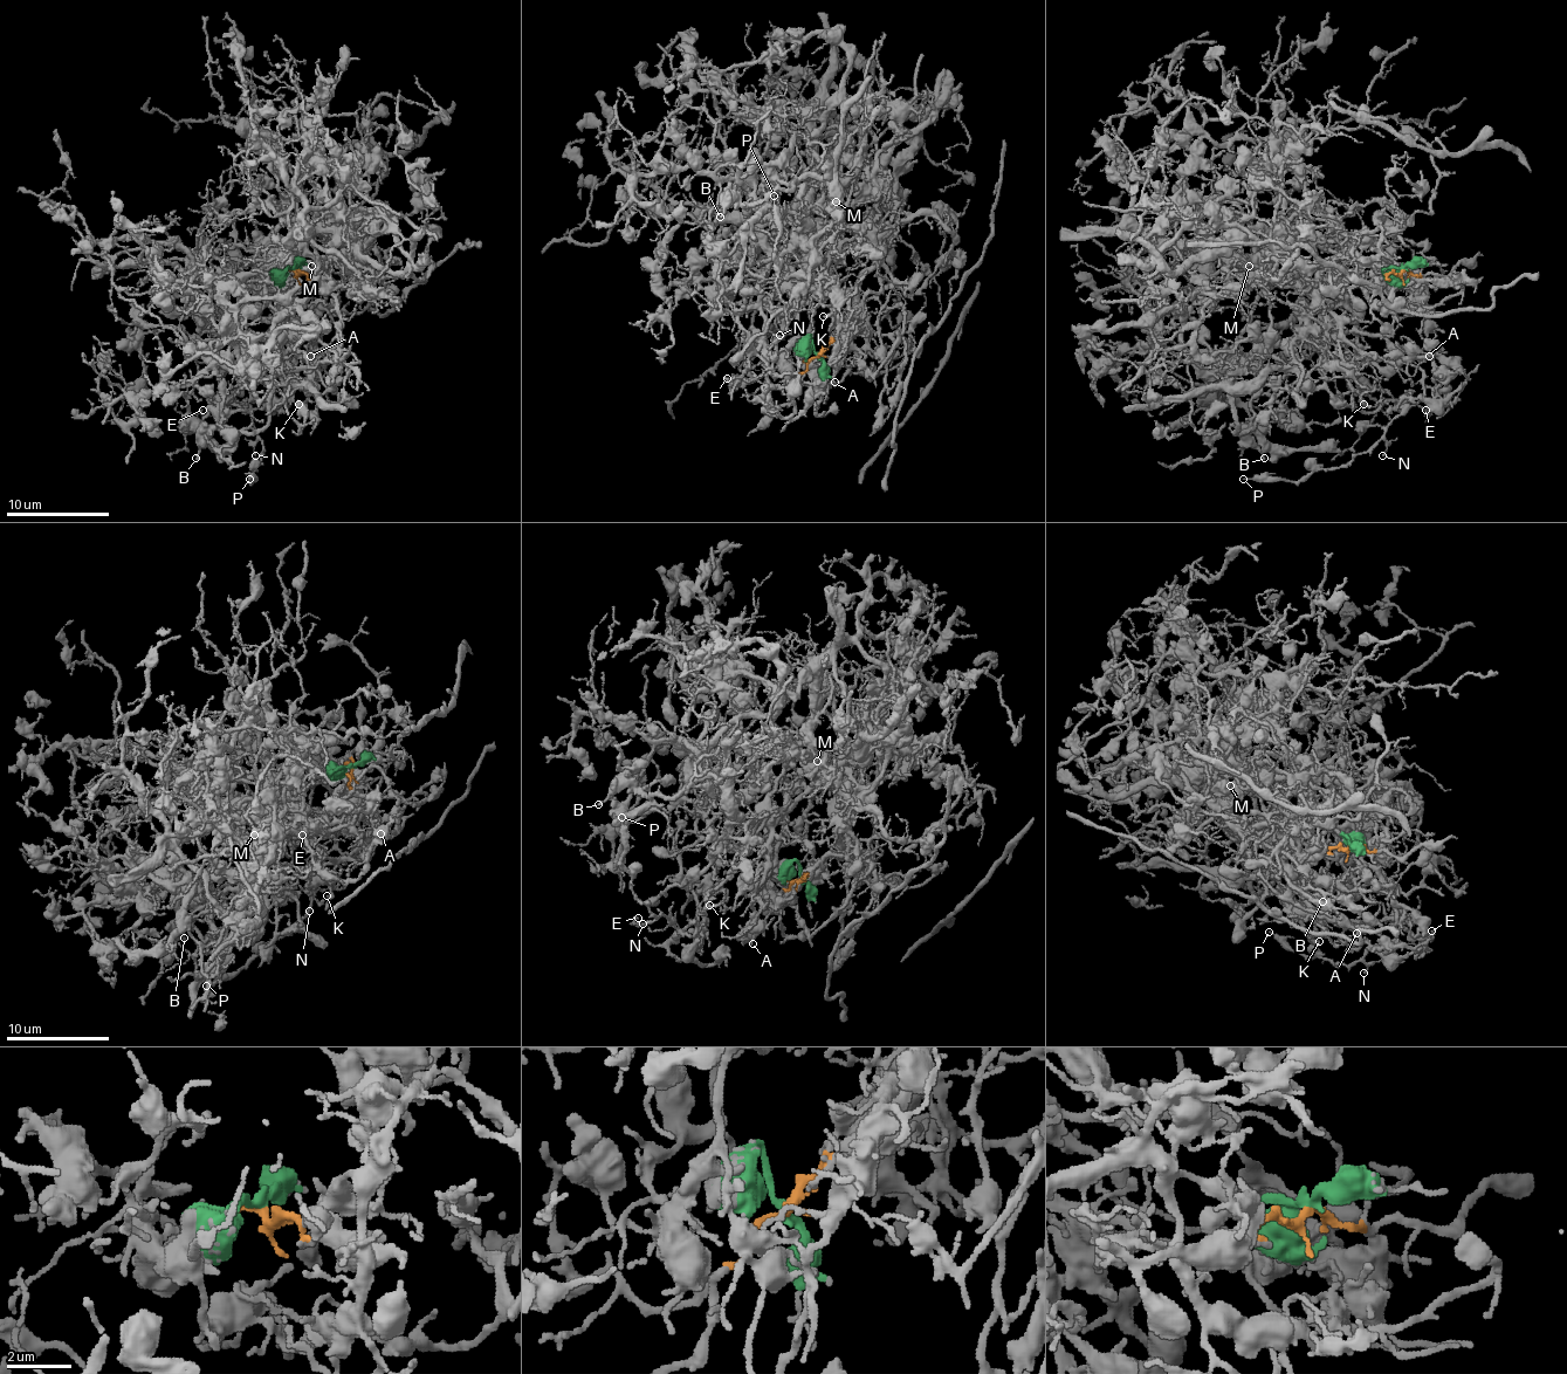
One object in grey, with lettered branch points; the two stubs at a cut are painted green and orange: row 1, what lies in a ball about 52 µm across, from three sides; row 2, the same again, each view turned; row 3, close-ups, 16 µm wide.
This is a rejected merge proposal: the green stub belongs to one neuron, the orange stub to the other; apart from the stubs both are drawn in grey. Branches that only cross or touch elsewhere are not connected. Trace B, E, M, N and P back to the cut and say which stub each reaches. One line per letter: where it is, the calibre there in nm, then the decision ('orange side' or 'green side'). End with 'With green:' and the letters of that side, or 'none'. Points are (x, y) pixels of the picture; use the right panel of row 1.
B: at (1264, 458); 190 nm thick; orange side
E: at (1425, 410); 90 nm thick; green side
M: at (1249, 266); 130 nm thick; orange side
N: at (1382, 455); 100 nm thick; green side
P: at (1243, 479); 120 nm thick; green side
With green: E, N, P

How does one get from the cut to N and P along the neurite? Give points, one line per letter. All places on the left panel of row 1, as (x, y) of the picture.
N: (293, 268), (275, 284), (269, 279), (219, 341), (215, 361), (221, 366), (239, 364), (249, 373), (254, 457)
P: (293, 268), (275, 284), (269, 279), (219, 341), (215, 361), (249, 373), (252, 425), (262, 440), (249, 479)

